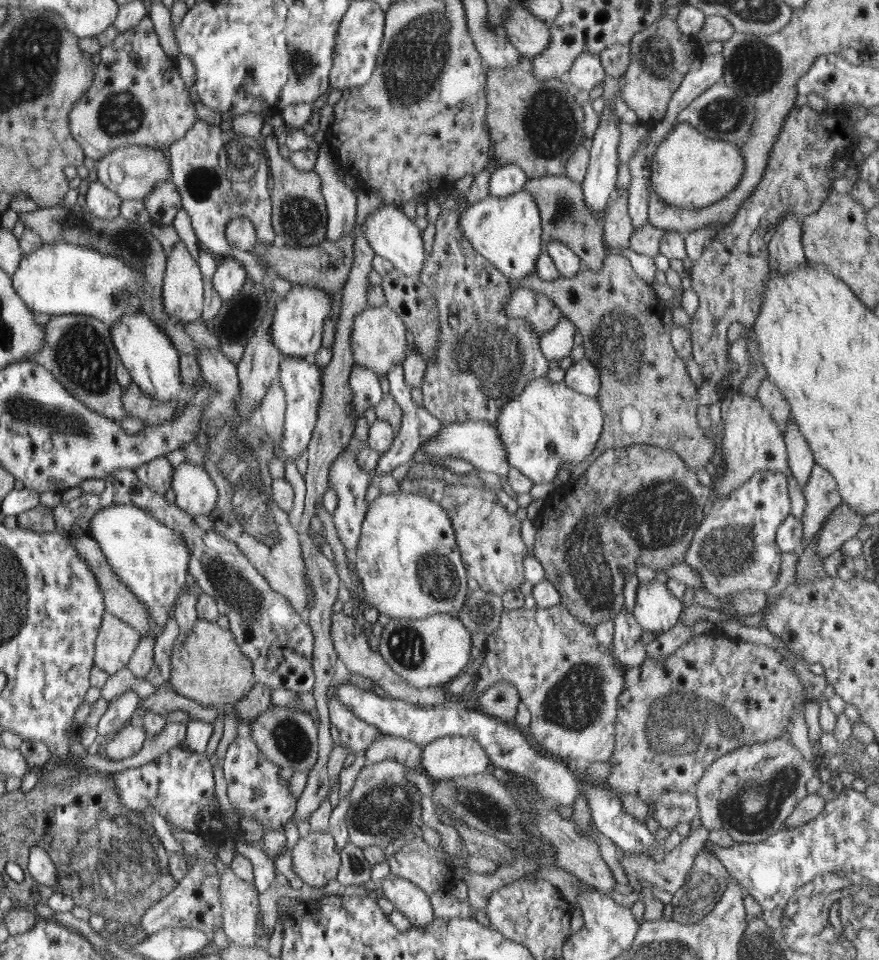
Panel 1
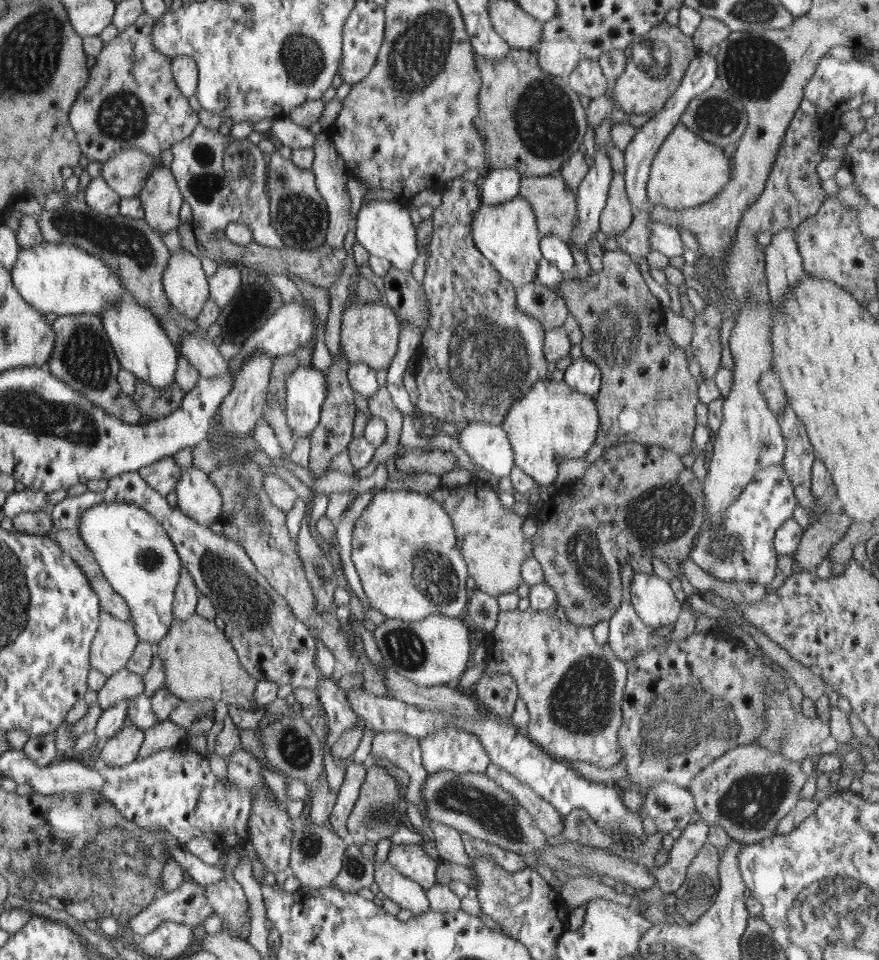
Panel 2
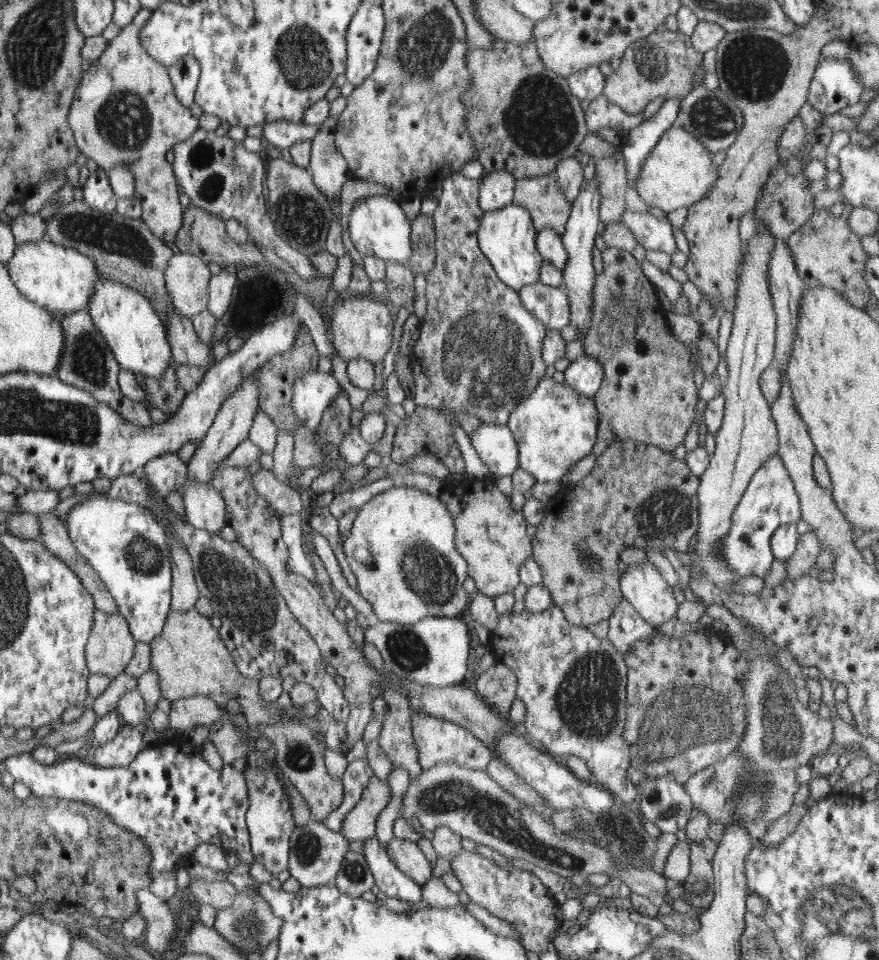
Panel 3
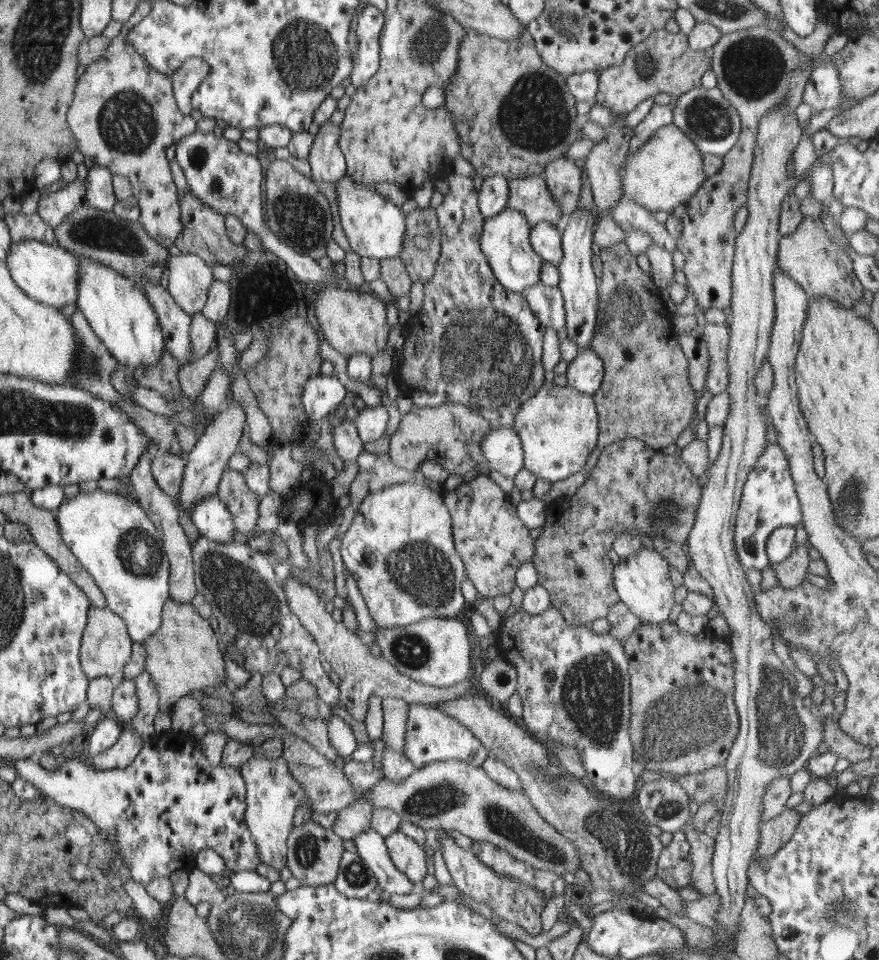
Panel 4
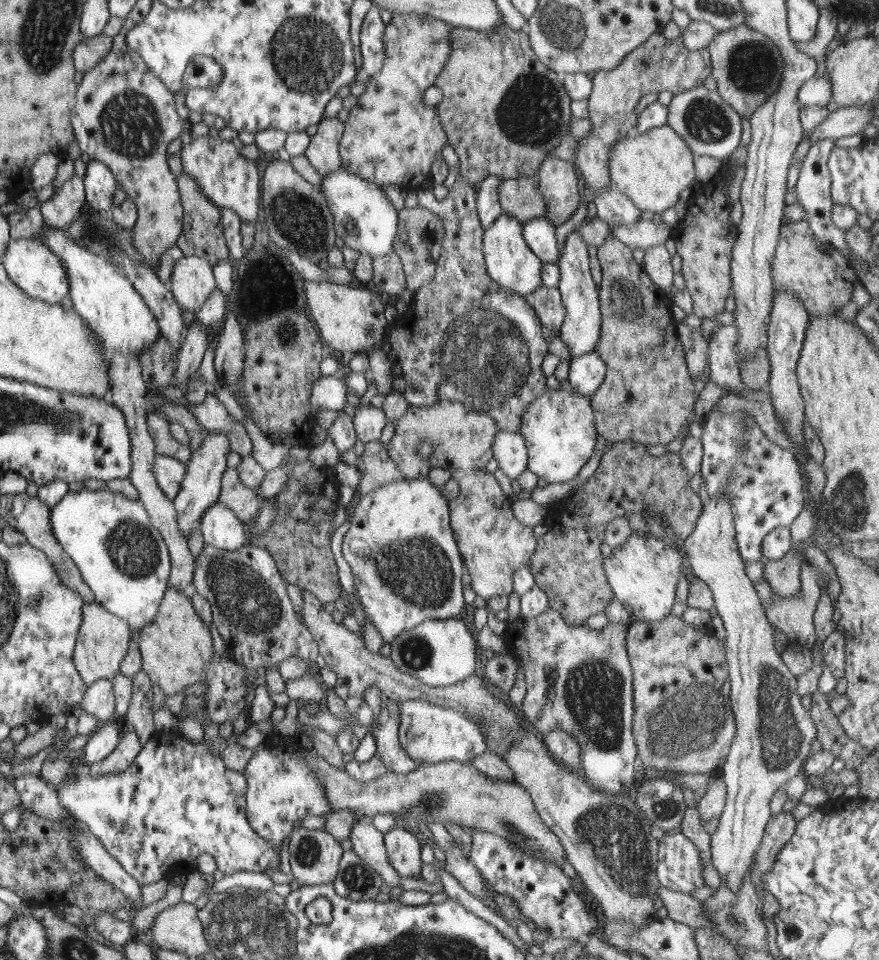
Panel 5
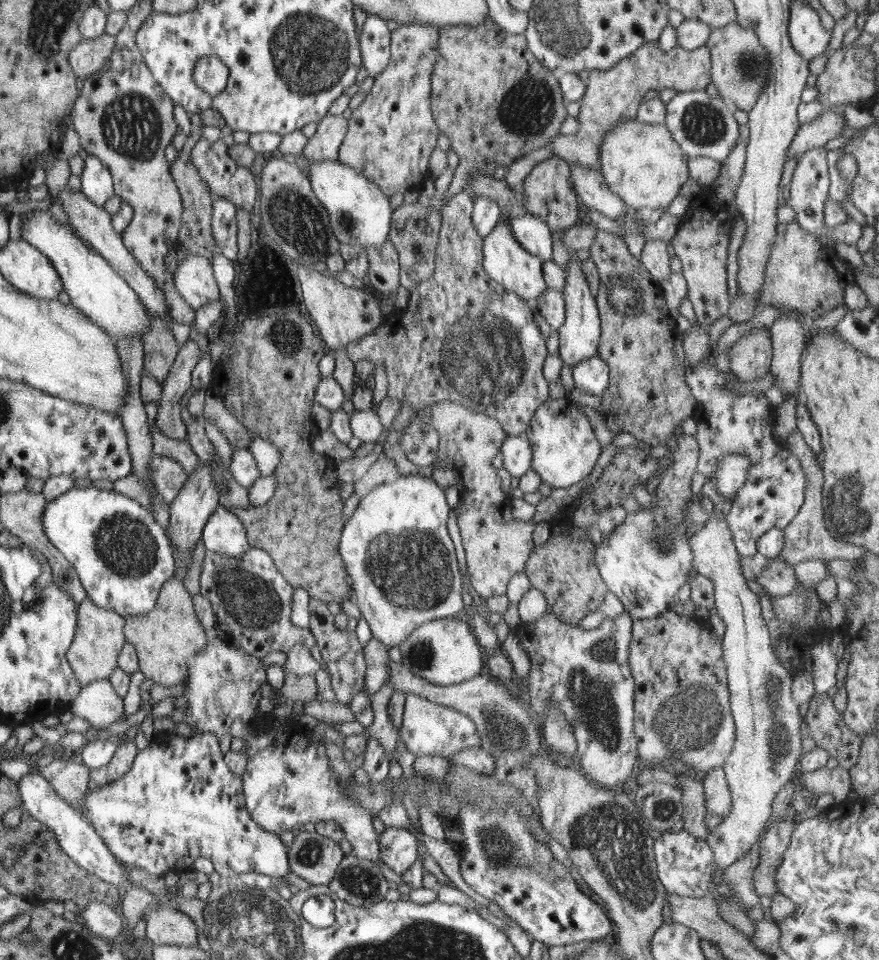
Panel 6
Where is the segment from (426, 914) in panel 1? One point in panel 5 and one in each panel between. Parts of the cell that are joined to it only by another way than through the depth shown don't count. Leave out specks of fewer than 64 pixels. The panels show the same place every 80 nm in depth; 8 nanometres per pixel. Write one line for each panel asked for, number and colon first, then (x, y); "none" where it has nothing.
2: (408, 894)
3: (388, 877)
4: (370, 845)
5: (367, 842)

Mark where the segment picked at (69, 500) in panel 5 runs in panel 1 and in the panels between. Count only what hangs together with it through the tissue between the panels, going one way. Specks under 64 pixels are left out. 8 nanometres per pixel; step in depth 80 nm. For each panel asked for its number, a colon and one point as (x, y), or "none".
1: (152, 560)
2: (136, 554)
3: (126, 546)
4: (113, 537)

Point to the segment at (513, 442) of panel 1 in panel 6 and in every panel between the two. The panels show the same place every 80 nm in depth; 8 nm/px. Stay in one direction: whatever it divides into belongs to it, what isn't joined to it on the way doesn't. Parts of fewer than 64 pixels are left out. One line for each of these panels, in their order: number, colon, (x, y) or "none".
2: (552, 421)
3: (555, 427)
4: (558, 426)
5: (559, 428)
6: (564, 449)

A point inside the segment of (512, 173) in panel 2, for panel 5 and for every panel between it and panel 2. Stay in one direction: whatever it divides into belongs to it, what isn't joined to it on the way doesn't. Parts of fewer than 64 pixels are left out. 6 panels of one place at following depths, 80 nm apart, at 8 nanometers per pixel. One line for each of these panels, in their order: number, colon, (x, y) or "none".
3: (496, 190)
4: (493, 192)
5: (489, 207)

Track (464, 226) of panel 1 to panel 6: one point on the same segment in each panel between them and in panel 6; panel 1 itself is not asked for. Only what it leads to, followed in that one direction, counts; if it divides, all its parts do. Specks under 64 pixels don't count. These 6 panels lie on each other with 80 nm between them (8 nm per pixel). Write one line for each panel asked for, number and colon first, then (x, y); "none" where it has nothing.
2: (506, 234)
3: (507, 236)
4: (505, 240)
5: (508, 260)
6: (505, 260)

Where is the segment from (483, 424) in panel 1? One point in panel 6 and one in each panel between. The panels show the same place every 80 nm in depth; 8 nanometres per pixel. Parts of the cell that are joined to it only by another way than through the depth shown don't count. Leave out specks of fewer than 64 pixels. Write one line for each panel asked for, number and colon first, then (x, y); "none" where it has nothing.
2: (488, 446)
3: (495, 445)
4: (502, 447)
5: (508, 448)
6: (516, 451)

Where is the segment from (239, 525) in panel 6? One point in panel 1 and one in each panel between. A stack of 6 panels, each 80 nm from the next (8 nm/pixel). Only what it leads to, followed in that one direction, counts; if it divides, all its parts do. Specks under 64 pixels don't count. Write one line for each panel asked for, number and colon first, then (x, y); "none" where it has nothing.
1: (196, 494)
2: (198, 498)
3: (205, 508)
4: (213, 518)
5: (221, 527)

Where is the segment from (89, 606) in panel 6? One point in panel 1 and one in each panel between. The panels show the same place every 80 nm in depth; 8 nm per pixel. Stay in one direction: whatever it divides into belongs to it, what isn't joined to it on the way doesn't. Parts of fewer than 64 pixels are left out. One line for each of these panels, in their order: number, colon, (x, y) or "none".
1: (118, 640)
2: (115, 643)
3: (109, 650)
4: (107, 645)
5: (104, 639)

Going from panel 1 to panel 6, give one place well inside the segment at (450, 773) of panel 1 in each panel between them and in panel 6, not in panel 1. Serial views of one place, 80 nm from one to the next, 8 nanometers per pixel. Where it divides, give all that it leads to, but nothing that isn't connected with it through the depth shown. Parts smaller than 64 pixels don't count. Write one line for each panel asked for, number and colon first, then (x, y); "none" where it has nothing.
2: (457, 749)
3: (438, 740)
4: (431, 736)
5: (428, 733)
6: (428, 728)

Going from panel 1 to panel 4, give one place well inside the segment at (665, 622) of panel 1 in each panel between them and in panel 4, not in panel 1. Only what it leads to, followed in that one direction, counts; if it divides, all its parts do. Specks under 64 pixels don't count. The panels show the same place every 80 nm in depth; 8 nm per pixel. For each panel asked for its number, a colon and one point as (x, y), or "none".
2: (652, 597)
3: (649, 594)
4: (643, 583)

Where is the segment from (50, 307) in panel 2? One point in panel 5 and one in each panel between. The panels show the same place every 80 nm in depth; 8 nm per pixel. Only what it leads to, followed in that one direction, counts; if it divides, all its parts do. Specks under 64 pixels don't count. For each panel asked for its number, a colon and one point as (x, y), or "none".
3: (60, 279)
4: (50, 274)
5: (30, 264)

